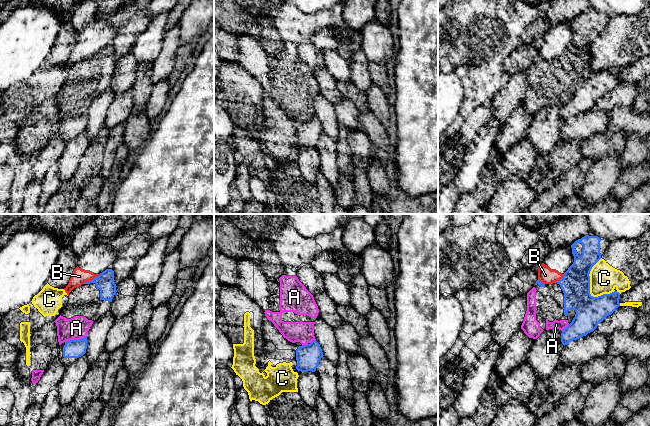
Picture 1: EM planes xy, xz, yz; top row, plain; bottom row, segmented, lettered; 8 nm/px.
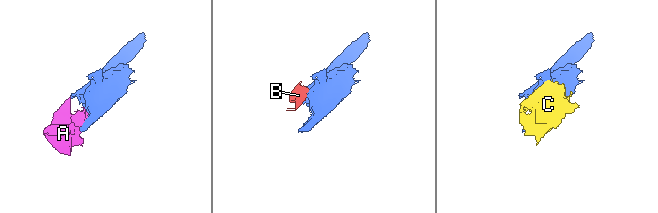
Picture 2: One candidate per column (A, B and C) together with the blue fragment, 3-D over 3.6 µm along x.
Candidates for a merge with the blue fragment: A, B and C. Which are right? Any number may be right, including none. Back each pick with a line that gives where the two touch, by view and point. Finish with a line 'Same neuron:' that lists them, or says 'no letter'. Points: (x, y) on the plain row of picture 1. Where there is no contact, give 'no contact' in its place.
A: meets blue in xy at (75, 116)
Same neuron: A

